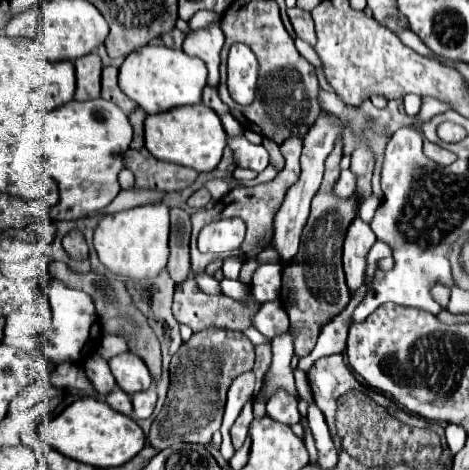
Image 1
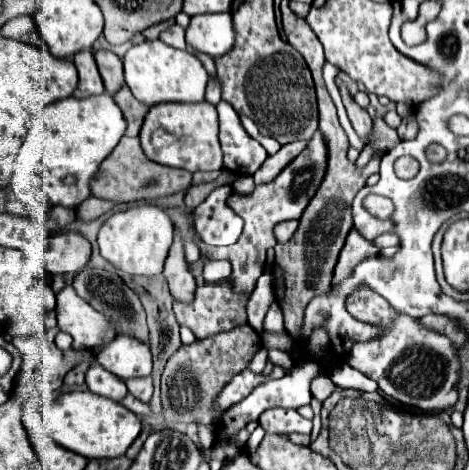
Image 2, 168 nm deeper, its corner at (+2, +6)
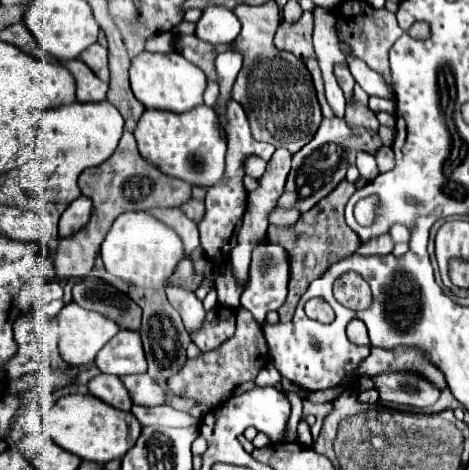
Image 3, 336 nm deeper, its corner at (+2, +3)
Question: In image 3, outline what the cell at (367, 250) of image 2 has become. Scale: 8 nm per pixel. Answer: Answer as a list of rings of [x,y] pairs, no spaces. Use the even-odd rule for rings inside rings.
[[[379,235],[379,237],[373,237],[369,239],[367,243],[363,243],[357,253],[359,255],[387,255],[393,251],[393,239],[391,235]]]

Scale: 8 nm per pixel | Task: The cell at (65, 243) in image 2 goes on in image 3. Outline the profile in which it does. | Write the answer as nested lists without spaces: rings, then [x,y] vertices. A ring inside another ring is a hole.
[[[125,131],[115,153],[101,165],[89,167],[79,175],[79,189],[83,195],[87,195],[93,201],[93,211],[89,223],[77,231],[71,237],[59,239],[57,251],[53,253],[55,271],[59,279],[71,279],[71,277],[87,277],[95,265],[95,257],[99,253],[99,247],[111,229],[113,221],[127,211],[149,211],[153,207],[181,207],[191,199],[191,187],[189,183],[163,175],[155,165],[143,161],[143,157],[137,151],[137,143],[131,131]]]

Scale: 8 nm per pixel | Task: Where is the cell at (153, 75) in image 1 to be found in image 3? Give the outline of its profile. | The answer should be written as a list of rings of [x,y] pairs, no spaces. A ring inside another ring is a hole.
[[[143,51],[131,61],[129,75],[131,75],[131,89],[135,97],[147,109],[165,109],[173,113],[185,113],[203,103],[203,91],[207,87],[205,73],[197,65],[189,63],[177,51],[169,51],[169,53]]]

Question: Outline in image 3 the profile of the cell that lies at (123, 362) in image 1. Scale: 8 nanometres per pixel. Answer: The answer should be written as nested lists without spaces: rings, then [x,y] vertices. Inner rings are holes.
[[[121,329],[95,357],[95,365],[101,373],[111,375],[129,375],[129,373],[145,373],[147,361],[141,347],[139,332]]]

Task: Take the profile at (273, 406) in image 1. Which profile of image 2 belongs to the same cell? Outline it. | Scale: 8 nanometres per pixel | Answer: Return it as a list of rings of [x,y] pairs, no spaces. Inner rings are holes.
[[[271,408],[259,416],[259,424],[265,428],[265,432],[271,434],[291,434],[291,432],[311,432],[311,420],[305,420],[299,416],[297,410],[285,410],[285,408]]]

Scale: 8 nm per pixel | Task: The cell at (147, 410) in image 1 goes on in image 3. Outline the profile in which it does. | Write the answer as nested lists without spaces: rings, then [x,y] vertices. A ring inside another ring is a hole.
[[[147,373],[121,375],[121,381],[127,387],[135,405],[165,405],[167,403],[165,389],[161,389]]]

